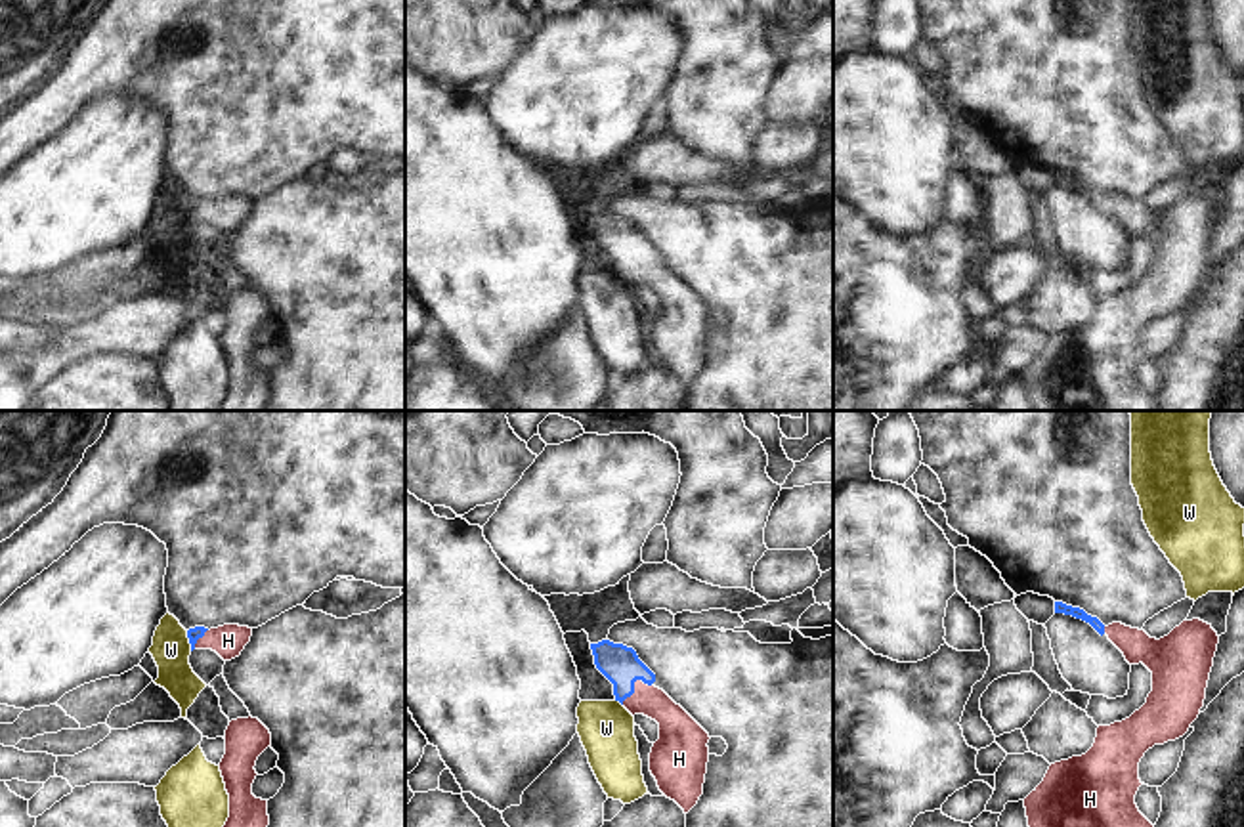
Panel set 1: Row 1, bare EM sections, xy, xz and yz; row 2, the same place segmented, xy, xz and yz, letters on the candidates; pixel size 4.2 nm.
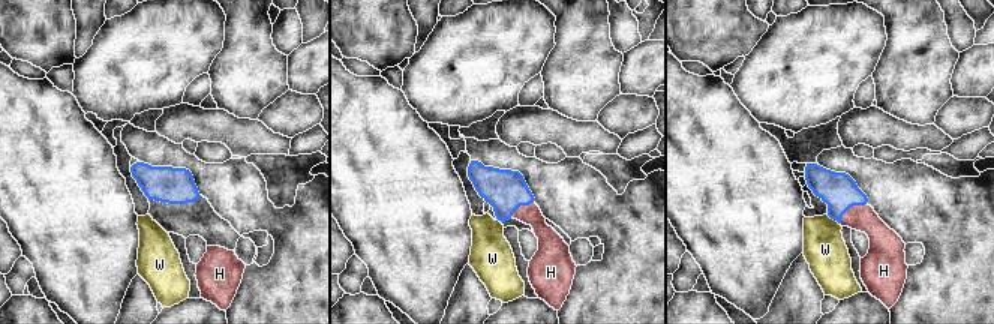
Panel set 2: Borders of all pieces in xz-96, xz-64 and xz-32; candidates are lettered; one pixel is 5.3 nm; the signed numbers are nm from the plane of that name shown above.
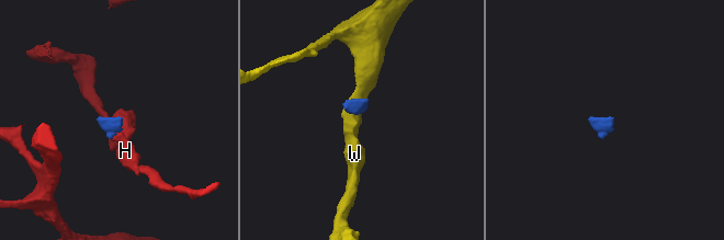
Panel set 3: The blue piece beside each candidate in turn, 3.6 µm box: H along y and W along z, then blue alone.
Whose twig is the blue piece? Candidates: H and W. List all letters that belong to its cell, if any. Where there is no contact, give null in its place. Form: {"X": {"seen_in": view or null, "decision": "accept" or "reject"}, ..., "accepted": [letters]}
{"H": {"seen_in": "xz", "decision": "accept"}, "W": {"seen_in": "xy", "decision": "reject"}, "accepted": ["H"]}

